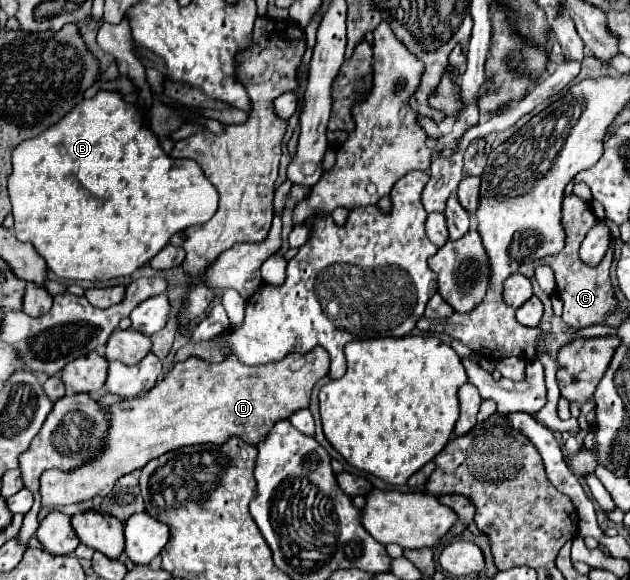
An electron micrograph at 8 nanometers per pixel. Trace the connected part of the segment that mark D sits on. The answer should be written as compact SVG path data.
M321 345L305 355L289 353L281 361L255 367L243 365L235 355L225 355L221 363L189 357L177 363L151 391L109 407L111 431L107 435L107 451L103 451L95 463L79 467L79 471L45 471L39 487L41 505L55 509L93 497L105 497L119 477L183 445L221 445L229 437L241 437L249 445L257 445L259 439L271 431L275 421L309 405L311 389L327 373L329 355Z

